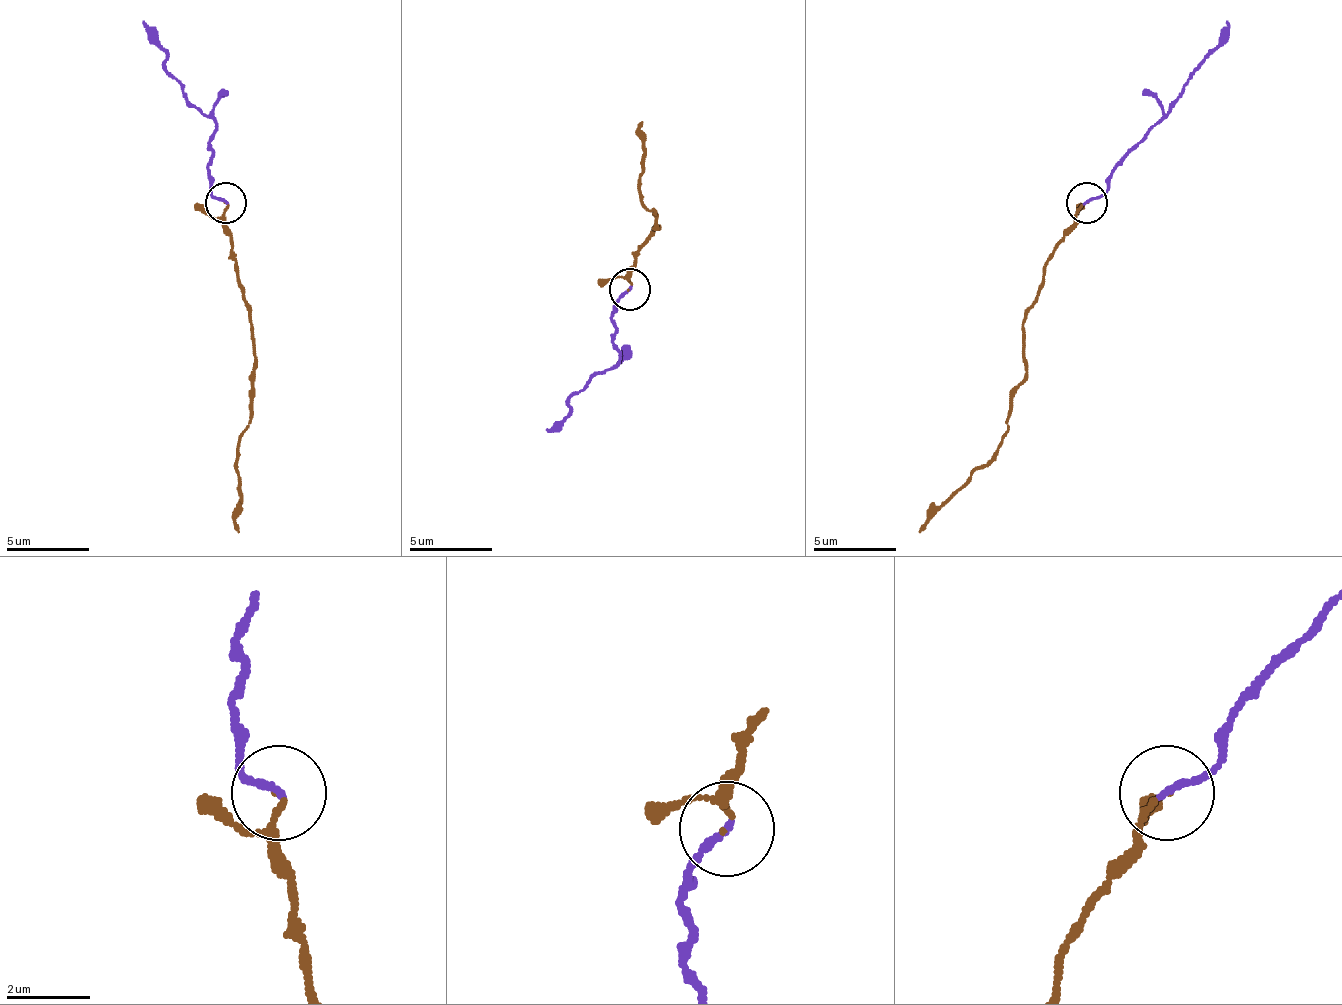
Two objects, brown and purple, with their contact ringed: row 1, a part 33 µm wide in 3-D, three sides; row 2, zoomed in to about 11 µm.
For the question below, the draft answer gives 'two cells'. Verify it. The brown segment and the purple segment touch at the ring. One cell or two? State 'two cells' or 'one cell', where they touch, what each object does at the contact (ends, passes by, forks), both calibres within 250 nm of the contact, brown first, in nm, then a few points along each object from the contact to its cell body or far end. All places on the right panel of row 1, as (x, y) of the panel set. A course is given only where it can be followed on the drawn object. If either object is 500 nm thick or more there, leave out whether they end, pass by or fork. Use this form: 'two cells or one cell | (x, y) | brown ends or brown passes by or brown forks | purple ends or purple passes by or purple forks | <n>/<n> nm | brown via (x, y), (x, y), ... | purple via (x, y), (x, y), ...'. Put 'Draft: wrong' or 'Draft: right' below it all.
one cell | (1086, 202) | brown ends | purple ends | 110/170 nm | brown via (1085, 203), (1052, 253), (1023, 323), (1023, 381), (1007, 434), (920, 534) | purple via (1085, 203), (1106, 191), (1118, 162), (1160, 121), (1230, 22)
Draft: wrong

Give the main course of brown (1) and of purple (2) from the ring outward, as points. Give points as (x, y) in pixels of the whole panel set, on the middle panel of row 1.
1: (630, 288), (634, 255), (655, 226), (659, 226), (647, 209), (639, 189), (643, 123)
2: (630, 288), (614, 309), (618, 362), (585, 383), (548, 432)

